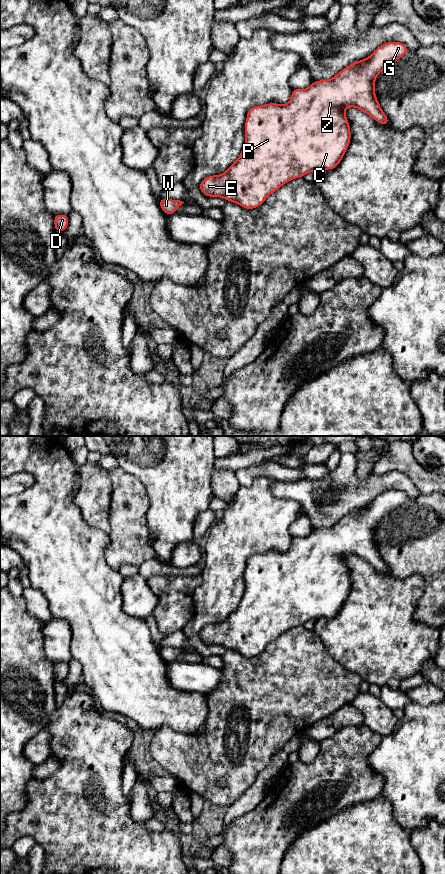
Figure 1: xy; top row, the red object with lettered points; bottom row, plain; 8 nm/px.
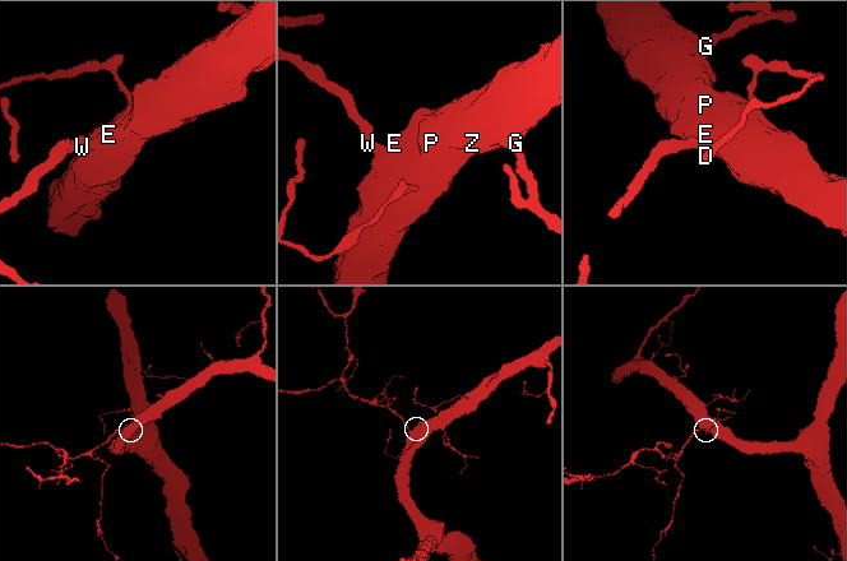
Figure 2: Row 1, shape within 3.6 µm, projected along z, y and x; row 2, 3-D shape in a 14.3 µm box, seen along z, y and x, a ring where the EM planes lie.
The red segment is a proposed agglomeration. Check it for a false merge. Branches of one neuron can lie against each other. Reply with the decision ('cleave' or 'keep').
keep

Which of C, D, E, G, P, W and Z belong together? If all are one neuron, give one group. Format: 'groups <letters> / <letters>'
groups C D E G P W Z

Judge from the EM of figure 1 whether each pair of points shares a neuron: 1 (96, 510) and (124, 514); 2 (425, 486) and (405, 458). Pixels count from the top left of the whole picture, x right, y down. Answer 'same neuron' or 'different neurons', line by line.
1: different neurons
2: same neuron

